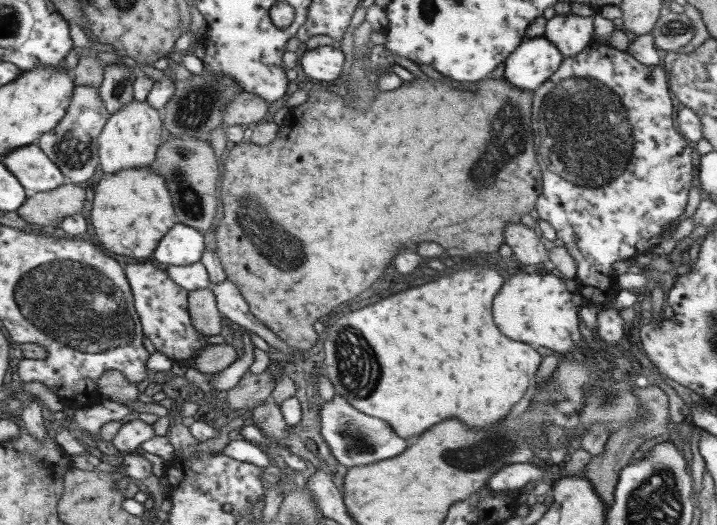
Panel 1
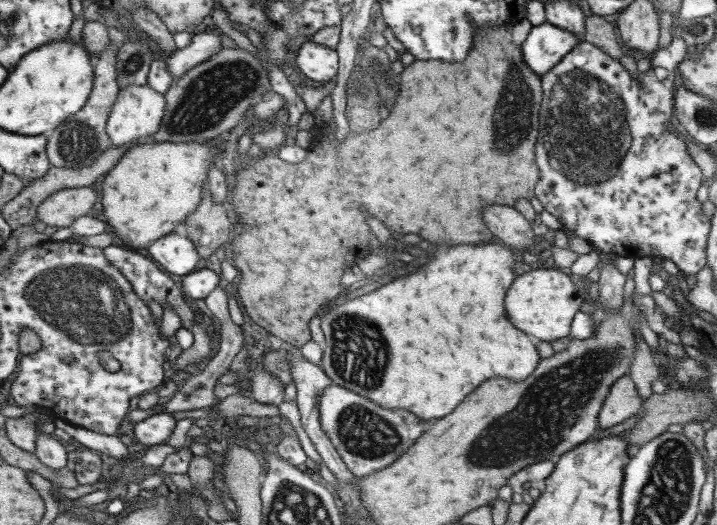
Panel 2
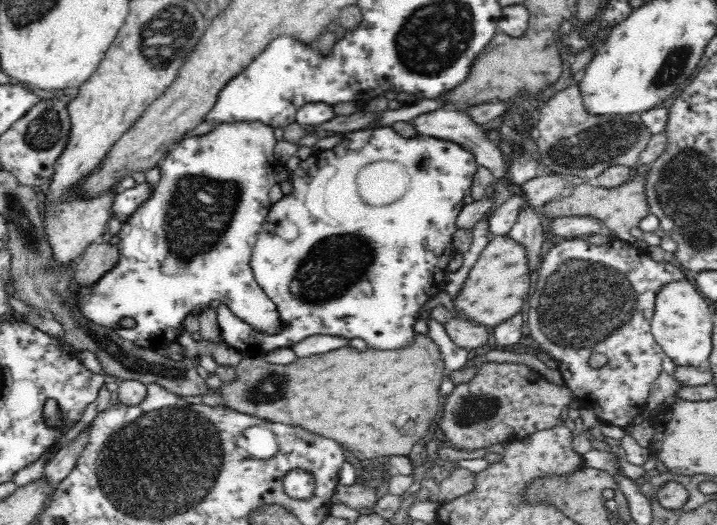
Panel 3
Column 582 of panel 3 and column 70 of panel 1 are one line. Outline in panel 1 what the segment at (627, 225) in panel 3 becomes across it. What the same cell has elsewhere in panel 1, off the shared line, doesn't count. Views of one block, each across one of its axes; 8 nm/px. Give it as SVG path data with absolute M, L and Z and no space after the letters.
M73 182L26 198L16 212L31 227L52 226L55 230L64 218L80 213L84 200L86 189Z

